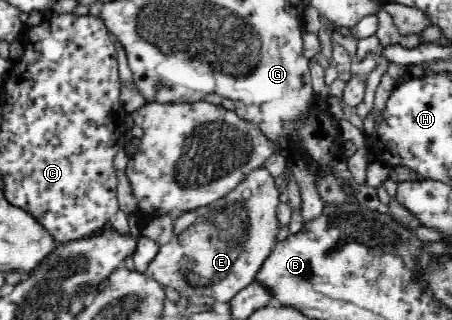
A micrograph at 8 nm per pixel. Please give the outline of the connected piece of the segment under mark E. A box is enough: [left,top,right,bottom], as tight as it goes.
[146,165,280,302]

